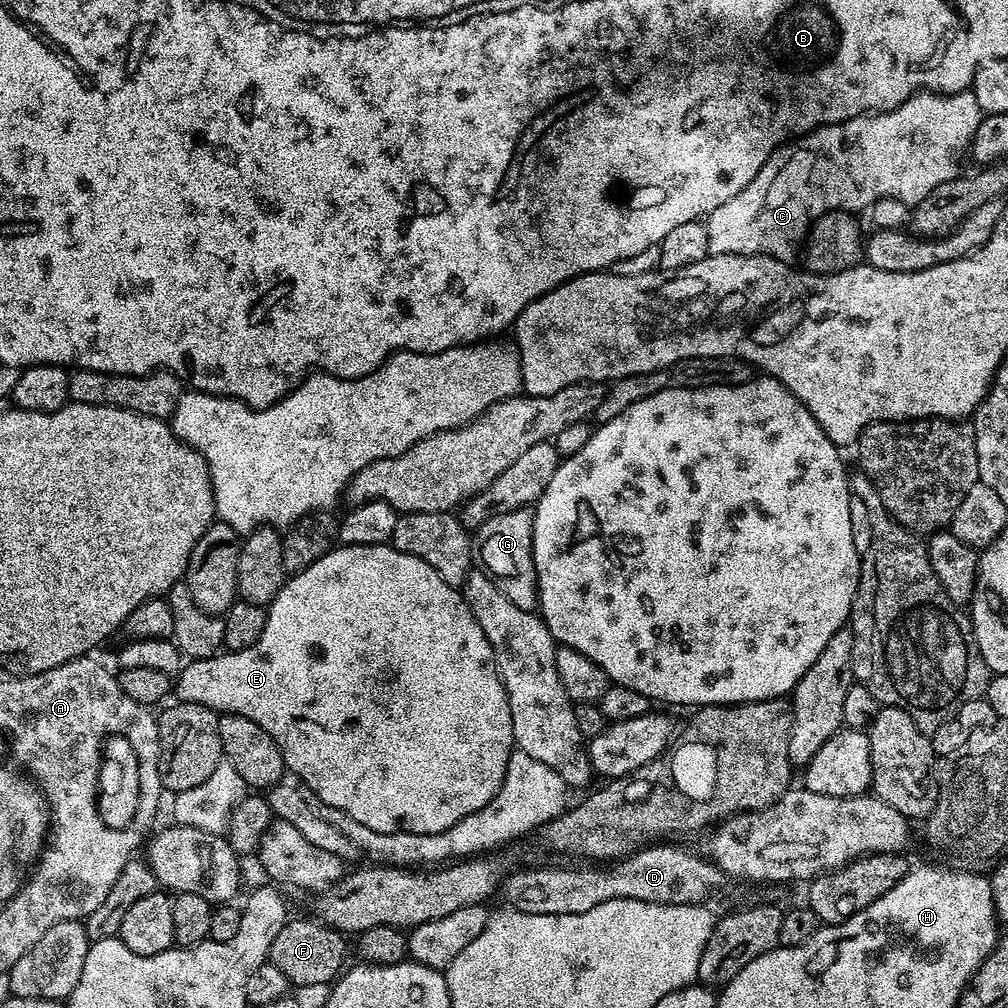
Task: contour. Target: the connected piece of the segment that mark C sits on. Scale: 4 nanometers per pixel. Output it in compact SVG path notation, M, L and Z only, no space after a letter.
M921 90L915 96L911 96L906 102L902 102L894 110L889 112L877 112L875 114L865 114L856 116L852 120L843 120L840 124L824 124L821 128L815 128L813 132L809 132L779 148L769 160L762 166L762 170L758 170L758 174L750 182L750 186L746 186L738 194L734 194L734 198L729 198L727 202L722 202L722 206L718 206L718 210L711 212L706 218L706 225L709 234L709 256L773 256L775 260L785 262L795 261L798 253L801 251L802 245L807 237L808 229L811 228L813 221L820 216L825 216L828 212L835 212L840 209L857 210L856 208L871 209L872 204L880 199L885 190L890 190L890 194L894 198L898 198L902 202L915 206L918 202L922 202L930 193L938 186L942 186L942 182L950 182L955 176L961 175L960 168L960 151L967 149L972 141L976 138L976 131L980 128L982 113L978 104L978 98L975 91L966 92L950 92L941 94L938 92L930 92Z

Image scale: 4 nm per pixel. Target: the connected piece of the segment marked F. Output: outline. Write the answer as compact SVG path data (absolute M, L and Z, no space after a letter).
M289 919L288 923L282 926L282 930L278 930L278 938L274 938L274 946L270 946L268 955L271 964L278 966L278 970L286 974L289 985L296 987L297 984L300 988L316 988L319 984L331 985L345 967L345 937L335 928L321 924L319 919L311 919Z

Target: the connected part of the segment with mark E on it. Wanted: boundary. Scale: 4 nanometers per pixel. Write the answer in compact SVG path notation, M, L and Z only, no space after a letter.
M391 543L375 544L374 546L337 546L322 558L318 558L318 562L314 562L314 566L306 566L306 570L289 575L285 579L284 585L280 588L280 593L272 599L271 604L267 605L266 611L268 613L266 626L262 630L259 642L254 646L250 646L241 652L228 652L227 654L217 655L215 658L194 660L185 663L174 680L175 699L185 704L201 704L202 706L211 708L217 714L232 713L234 715L245 716L251 722L257 723L266 734L272 736L273 742L280 748L285 769L291 774L293 772L297 776L295 779L301 785L309 787L313 791L313 794L316 795L317 801L325 809L333 808L336 811L342 811L345 817L348 817L354 822L361 823L362 826L369 827L370 830L386 833L392 833L394 831L408 832L409 834L418 835L438 834L440 831L449 830L450 827L454 826L460 819L466 818L467 815L481 810L485 801L494 798L496 792L503 784L503 778L507 772L507 762L510 760L514 749L510 706L506 698L504 683L501 682L500 675L496 669L496 659L492 653L492 647L482 630L482 626L478 626L478 618L474 618L470 606L465 602L463 591L450 587L440 577L438 570L426 566L426 562L422 562L422 558L414 558L410 554L402 554L399 550L392 547Z

